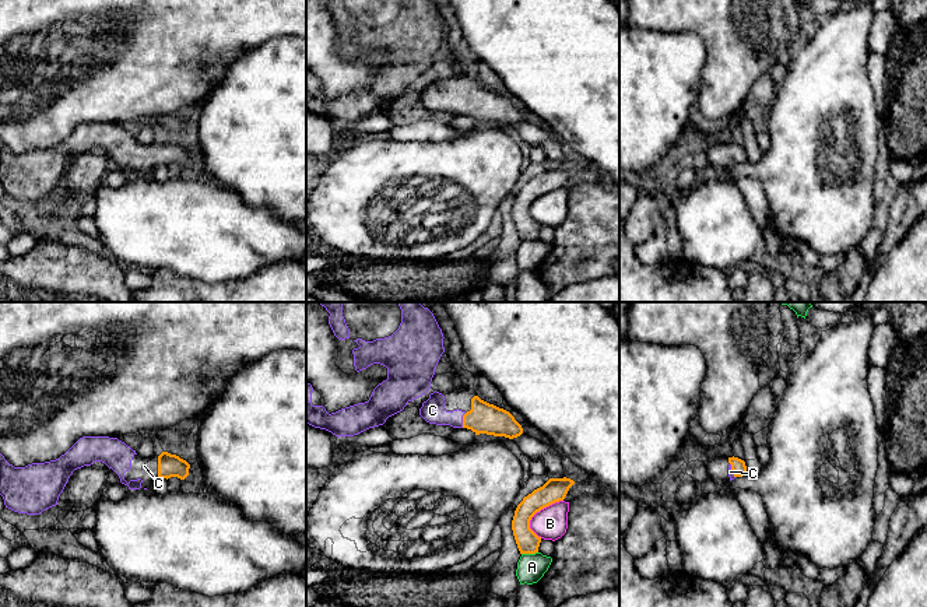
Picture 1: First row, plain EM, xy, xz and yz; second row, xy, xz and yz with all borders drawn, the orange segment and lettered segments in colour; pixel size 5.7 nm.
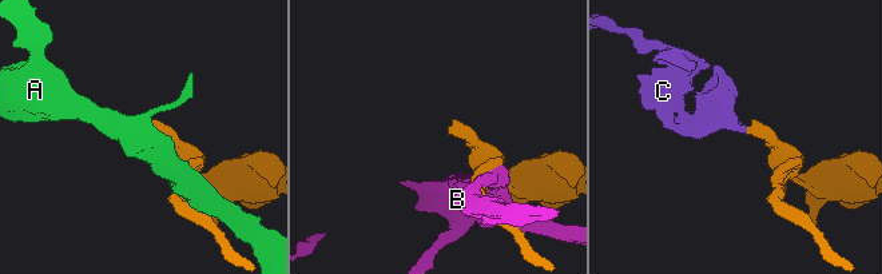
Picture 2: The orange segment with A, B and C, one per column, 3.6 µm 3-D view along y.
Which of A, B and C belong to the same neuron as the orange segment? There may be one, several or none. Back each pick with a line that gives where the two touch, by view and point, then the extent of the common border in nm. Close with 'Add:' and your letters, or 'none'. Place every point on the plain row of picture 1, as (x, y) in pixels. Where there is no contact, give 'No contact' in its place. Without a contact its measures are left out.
C: Touches orange at xz (463, 106). Shared border 90 nm
Add: C

